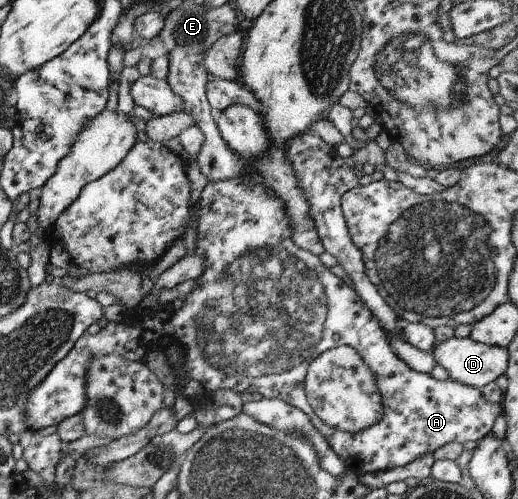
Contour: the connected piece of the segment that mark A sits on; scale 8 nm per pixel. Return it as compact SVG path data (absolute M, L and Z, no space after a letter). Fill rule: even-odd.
M260 173L258 174L244 174L243 176L236 176L230 179L225 179L225 180L212 180L206 183L206 185L203 187L201 193L200 193L200 198L197 201L196 204L196 219L195 219L195 236L196 236L196 241L194 242L194 247L193 250L191 251L191 254L198 255L198 257L202 260L202 271L200 272L200 275L196 277L194 280L196 283L196 287L189 291L185 296L183 300L183 305L179 309L175 309L173 311L173 315L169 317L169 319L164 322L161 321L158 317L156 317L153 313L152 314L146 314L145 312L137 312L136 310L124 310L122 318L120 321L117 323L112 322L110 320L107 320L106 325L104 327L100 328L99 331L94 334L90 335L87 332L84 332L79 338L76 338L76 341L72 344L72 347L70 348L70 351L62 358L52 369L48 372L48 375L32 390L32 393L27 397L28 401L25 407L25 415L27 419L27 424L29 425L29 429L32 429L32 431L38 431L39 429L42 429L43 427L48 427L48 425L56 425L59 424L62 420L65 420L66 418L72 417L74 414L81 413L83 410L83 407L85 406L85 375L86 372L88 371L90 362L98 356L107 356L110 354L114 354L120 357L123 357L125 360L130 360L131 362L140 362L144 363L143 359L146 353L146 347L152 343L152 341L164 341L164 343L170 343L170 337L172 338L173 342L175 341L175 345L178 346L180 350L180 355L183 358L183 364L181 365L181 369L184 372L184 377L179 378L178 373L174 370L173 366L170 364L170 362L167 359L168 365L172 367L172 371L174 371L174 377L175 379L173 380L174 384L174 393L176 391L176 388L180 385L181 390L179 393L183 395L184 398L188 399L200 399L202 395L208 395L210 397L210 394L215 392L216 390L222 390L226 389L230 386L230 389L232 389L234 392L236 392L238 395L246 392L246 393L258 393L258 397L263 397L263 398L278 398L279 400L284 401L284 403L287 403L288 405L294 406L296 409L299 409L302 411L302 413L305 413L309 418L310 421L312 422L312 425L322 434L322 437L327 441L327 444L330 446L330 449L344 461L344 466L346 471L354 472L357 476L361 476L362 474L369 474L369 473L376 473L376 472L383 472L386 470L391 470L392 468L397 468L397 467L402 467L403 465L409 464L411 461L414 461L416 458L419 458L420 456L423 456L424 454L427 453L432 453L436 448L439 448L441 445L446 444L447 442L458 442L459 444L466 443L466 441L476 441L479 440L482 436L485 436L488 432L491 431L492 426L493 426L493 421L494 418L498 417L500 415L500 405L498 404L491 404L488 403L487 401L484 401L482 399L481 393L478 388L473 388L467 385L462 385L461 383L452 381L450 379L445 379L444 381L436 381L435 379L432 379L430 377L430 374L423 374L423 373L418 373L417 371L414 371L413 369L410 369L389 347L389 341L387 340L387 335L384 333L383 329L380 327L380 324L378 323L378 320L372 315L372 312L364 305L361 303L360 298L357 296L357 292L355 292L352 288L349 288L346 283L344 283L342 280L340 280L338 277L334 276L329 272L329 269L325 268L318 260L318 256L312 255L310 252L307 252L306 250L303 250L302 248L296 247L294 245L293 241L291 240L291 235L294 233L294 230L291 228L291 225L289 224L289 217L288 214L285 212L285 205L282 200L279 200L279 197L273 192L273 189L267 188L263 184L263 179L260 177ZM338 346L350 346L352 349L355 349L358 352L358 355L362 358L362 361L370 368L370 371L373 373L373 376L376 376L376 385L378 388L378 391L380 392L381 395L381 402L383 405L383 414L379 418L379 420L374 424L371 425L370 427L367 427L366 429L363 429L362 431L356 432L355 434L351 433L346 433L346 432L341 432L340 430L337 429L332 429L330 426L327 426L326 424L323 423L323 421L320 421L318 417L316 417L312 411L312 408L308 405L308 402L306 401L306 398L304 396L304 380L305 380L305 375L307 372L307 367L310 365L310 362L315 358L318 357L322 352L325 352L326 350L329 350L330 348L335 348Z

